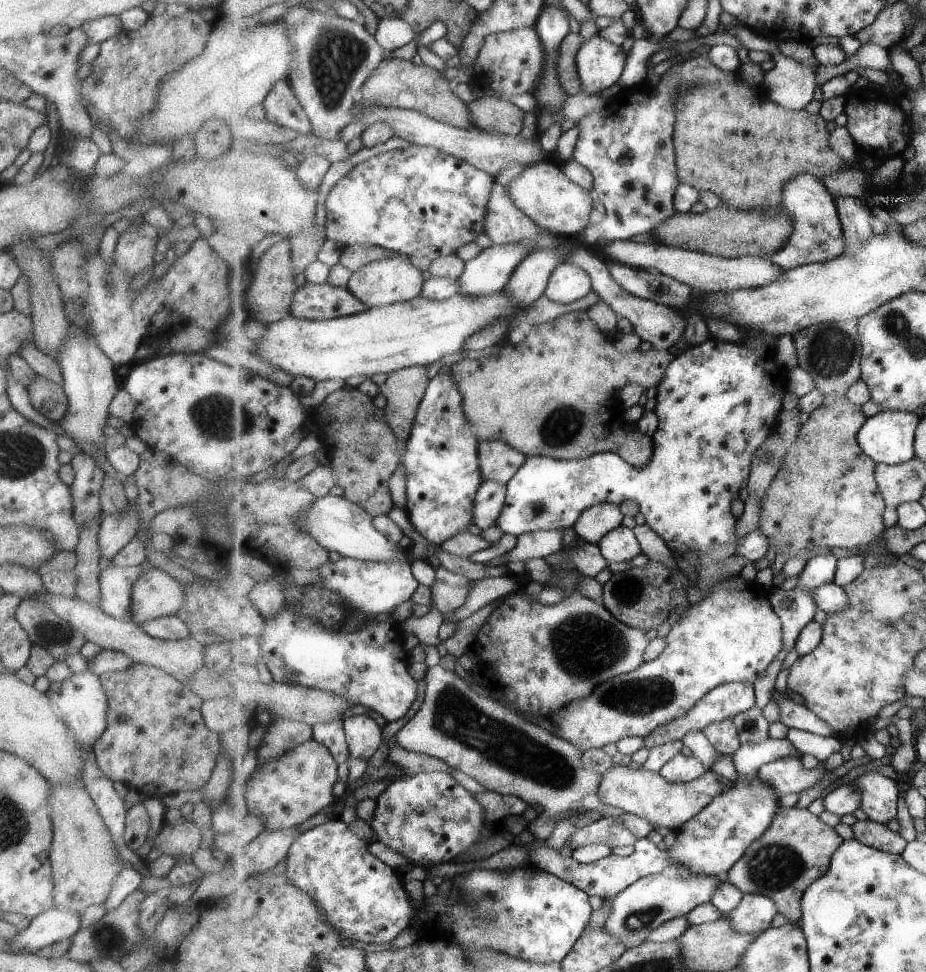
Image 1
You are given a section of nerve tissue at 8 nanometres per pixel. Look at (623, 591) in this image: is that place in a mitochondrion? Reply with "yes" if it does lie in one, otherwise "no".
yes

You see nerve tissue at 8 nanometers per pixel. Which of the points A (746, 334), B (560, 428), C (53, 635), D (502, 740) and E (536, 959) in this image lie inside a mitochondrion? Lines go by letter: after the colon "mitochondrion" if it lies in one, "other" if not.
A: other
B: mitochondrion
C: mitochondrion
D: mitochondrion
E: other

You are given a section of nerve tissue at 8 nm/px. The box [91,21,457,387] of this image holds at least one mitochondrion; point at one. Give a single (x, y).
(336, 55)

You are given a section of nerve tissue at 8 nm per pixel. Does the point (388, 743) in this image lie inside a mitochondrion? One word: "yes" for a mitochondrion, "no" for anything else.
no

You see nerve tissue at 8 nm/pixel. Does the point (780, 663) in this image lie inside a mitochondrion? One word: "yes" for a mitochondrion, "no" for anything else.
no

